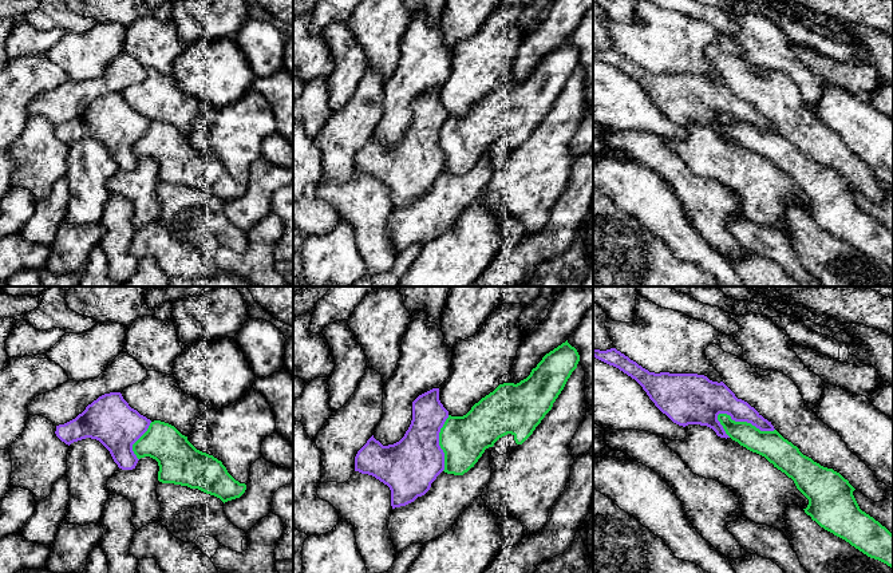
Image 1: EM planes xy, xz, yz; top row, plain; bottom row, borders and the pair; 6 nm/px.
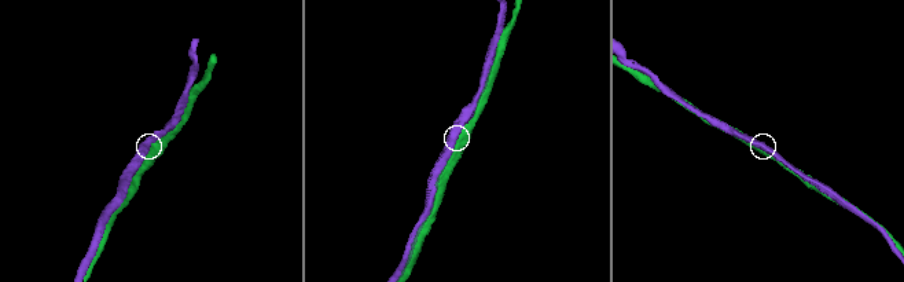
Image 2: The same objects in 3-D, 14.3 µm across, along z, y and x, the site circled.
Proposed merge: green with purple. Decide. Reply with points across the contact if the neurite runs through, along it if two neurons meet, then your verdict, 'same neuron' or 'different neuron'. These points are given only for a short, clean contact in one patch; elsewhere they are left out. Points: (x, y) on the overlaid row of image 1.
different neuron

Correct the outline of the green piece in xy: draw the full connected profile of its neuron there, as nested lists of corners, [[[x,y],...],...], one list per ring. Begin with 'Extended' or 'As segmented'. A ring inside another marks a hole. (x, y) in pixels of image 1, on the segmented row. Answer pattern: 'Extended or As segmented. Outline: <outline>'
As segmented. Outline: [[[154,420],[147,431],[133,444],[133,451],[138,459],[150,457],[158,462],[158,481],[198,489],[206,494],[220,498],[224,503],[240,498],[246,485],[236,481],[221,461],[197,450],[187,436],[182,435],[174,426]]]

